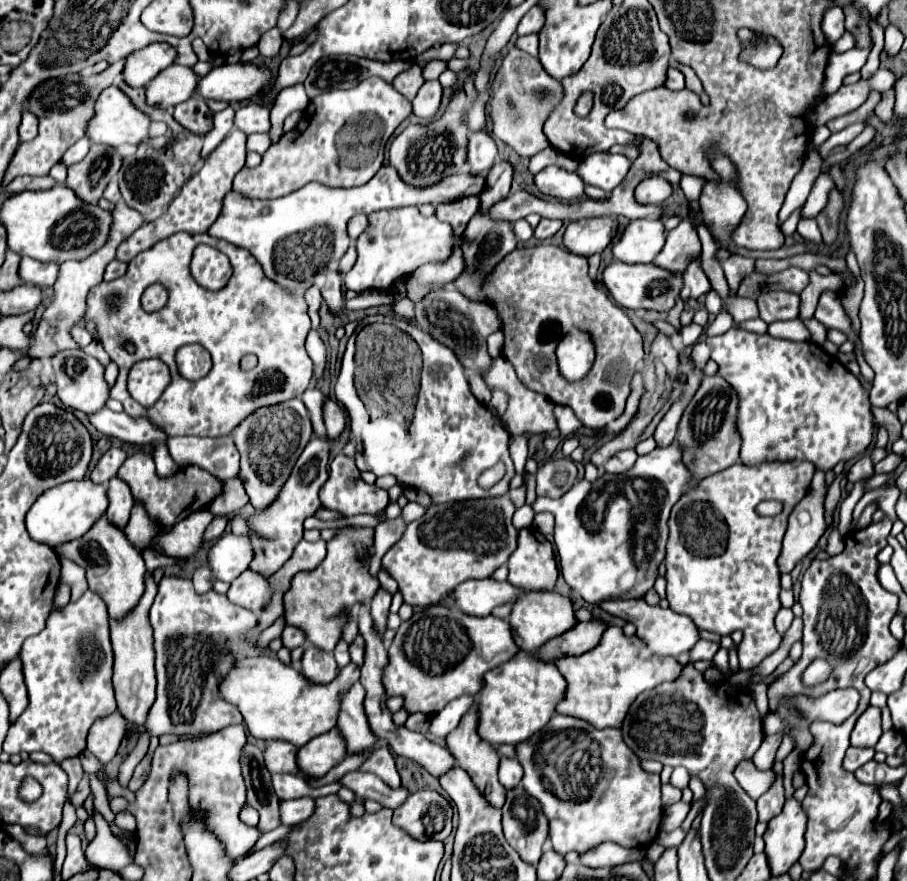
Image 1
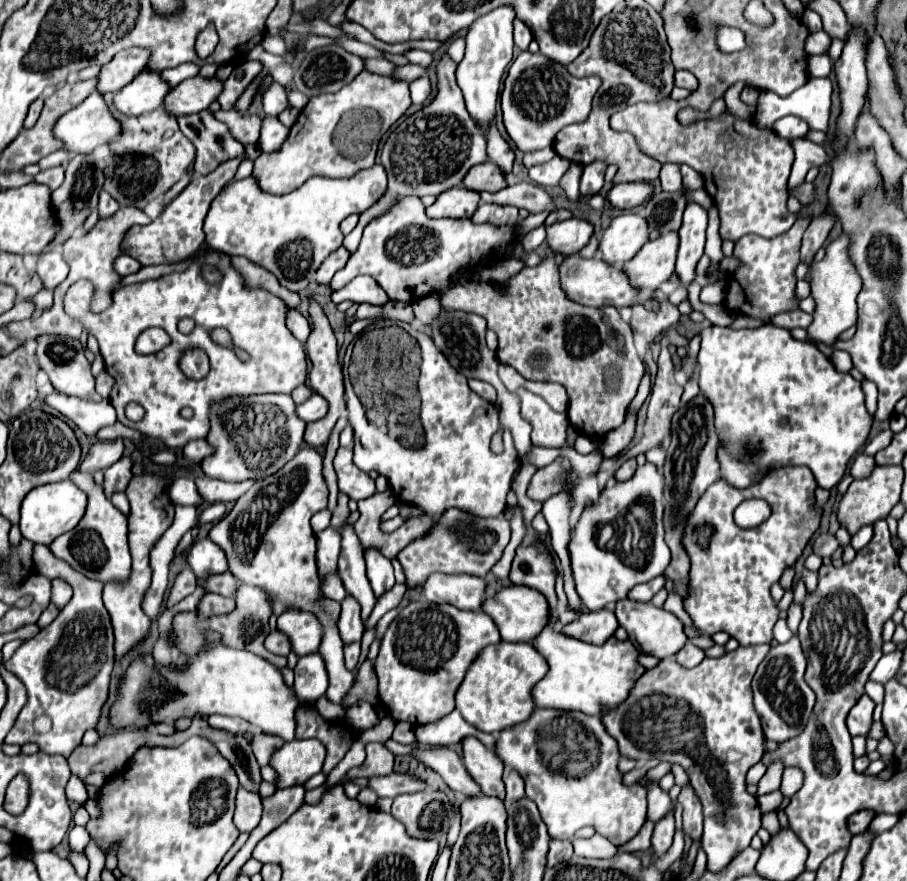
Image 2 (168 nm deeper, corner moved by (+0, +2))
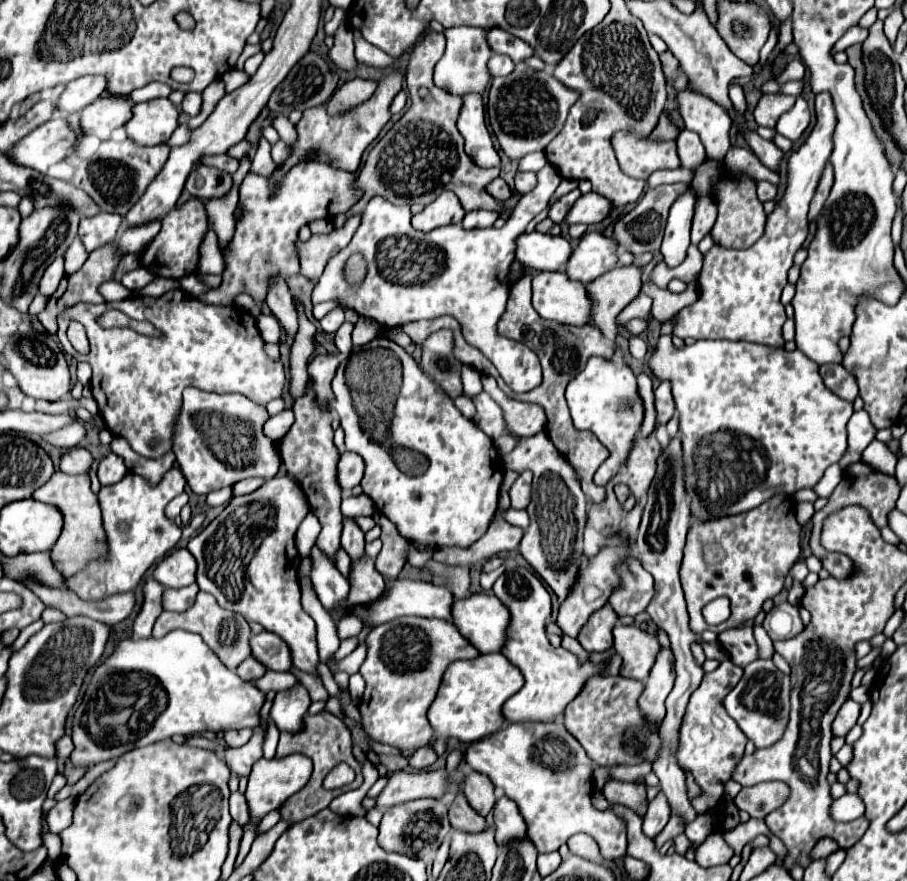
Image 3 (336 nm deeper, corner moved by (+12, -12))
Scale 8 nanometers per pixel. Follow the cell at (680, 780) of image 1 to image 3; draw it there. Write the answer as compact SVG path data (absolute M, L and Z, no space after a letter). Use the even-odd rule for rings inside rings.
M508 724L500 734L470 744L466 750L466 764L486 774L496 788L502 788L504 794L518 804L528 826L528 838L532 838L538 852L554 852L566 844L570 836L584 832L598 842L600 854L606 860L626 856L626 822L614 810L600 812L592 806L592 776L596 764L564 724Z

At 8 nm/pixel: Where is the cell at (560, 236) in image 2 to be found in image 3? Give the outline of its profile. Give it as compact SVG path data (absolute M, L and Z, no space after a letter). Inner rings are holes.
M540 232L520 234L516 260L534 270L560 270L572 254L572 246L564 236L550 236Z

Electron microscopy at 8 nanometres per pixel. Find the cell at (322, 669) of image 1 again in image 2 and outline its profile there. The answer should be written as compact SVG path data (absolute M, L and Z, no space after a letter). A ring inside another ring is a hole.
M318 654L302 656L294 668L294 694L300 702L314 702L324 696L328 688L328 674L324 660Z

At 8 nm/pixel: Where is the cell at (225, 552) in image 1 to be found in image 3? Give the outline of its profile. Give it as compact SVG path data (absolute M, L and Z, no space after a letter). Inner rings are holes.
M176 548L156 566L154 578L166 588L190 586L196 582L196 560L188 548Z

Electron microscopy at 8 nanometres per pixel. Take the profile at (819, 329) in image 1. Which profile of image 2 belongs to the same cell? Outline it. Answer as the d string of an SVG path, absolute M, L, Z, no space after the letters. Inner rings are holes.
M794 310L794 312L784 312L784 314L778 314L776 318L772 318L772 324L776 326L782 326L782 328L806 328L808 324L812 322L812 316L802 312L802 310Z

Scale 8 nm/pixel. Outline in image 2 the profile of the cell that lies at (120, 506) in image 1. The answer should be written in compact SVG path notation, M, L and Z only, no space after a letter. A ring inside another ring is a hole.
M122 456L116 464L112 464L106 472L104 472L104 492L106 496L112 496L112 492L124 492L130 478L132 478L132 458L130 456Z

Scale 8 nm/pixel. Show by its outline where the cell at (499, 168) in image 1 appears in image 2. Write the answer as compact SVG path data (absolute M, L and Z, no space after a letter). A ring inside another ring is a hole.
M492 122L488 126L486 132L486 142L488 142L488 156L490 162L494 162L496 166L500 166L506 174L512 170L512 162L514 162L514 152L510 150L508 142L502 138L502 134L496 128L496 122Z

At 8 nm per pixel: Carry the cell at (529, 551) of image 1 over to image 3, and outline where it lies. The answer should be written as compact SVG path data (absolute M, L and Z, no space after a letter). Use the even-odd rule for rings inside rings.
M512 568L506 570L494 584L496 598L508 606L512 614L512 626L508 632L508 642L504 646L504 656L520 668L526 678L522 690L518 690L506 704L504 716L508 722L554 722L558 716L564 714L564 708L582 692L588 678L604 676L608 660L592 662L590 658L580 662L580 658L564 648L554 648L546 638L546 618L550 616L550 594L544 584L528 572L526 568Z

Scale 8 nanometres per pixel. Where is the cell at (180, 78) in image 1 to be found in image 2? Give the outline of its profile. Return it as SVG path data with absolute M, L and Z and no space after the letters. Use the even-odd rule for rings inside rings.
M144 70L140 76L136 76L136 80L116 92L112 102L118 112L126 116L140 116L160 108L168 90L170 86L156 72Z

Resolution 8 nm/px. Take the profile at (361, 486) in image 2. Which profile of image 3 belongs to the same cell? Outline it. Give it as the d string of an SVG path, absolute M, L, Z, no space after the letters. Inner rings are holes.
M342 452L338 460L338 484L344 494L350 494L360 484L364 474L364 460L354 452Z

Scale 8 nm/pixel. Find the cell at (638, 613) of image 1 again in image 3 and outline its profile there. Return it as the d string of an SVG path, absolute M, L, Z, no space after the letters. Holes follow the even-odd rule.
M618 622L614 626L614 648L624 660L622 676L646 682L662 646L656 634Z

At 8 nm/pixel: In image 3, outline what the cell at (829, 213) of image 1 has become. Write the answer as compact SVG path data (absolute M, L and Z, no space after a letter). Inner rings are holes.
M758 182L758 198L762 202L770 202L770 200L776 200L776 186L770 184L770 182Z

